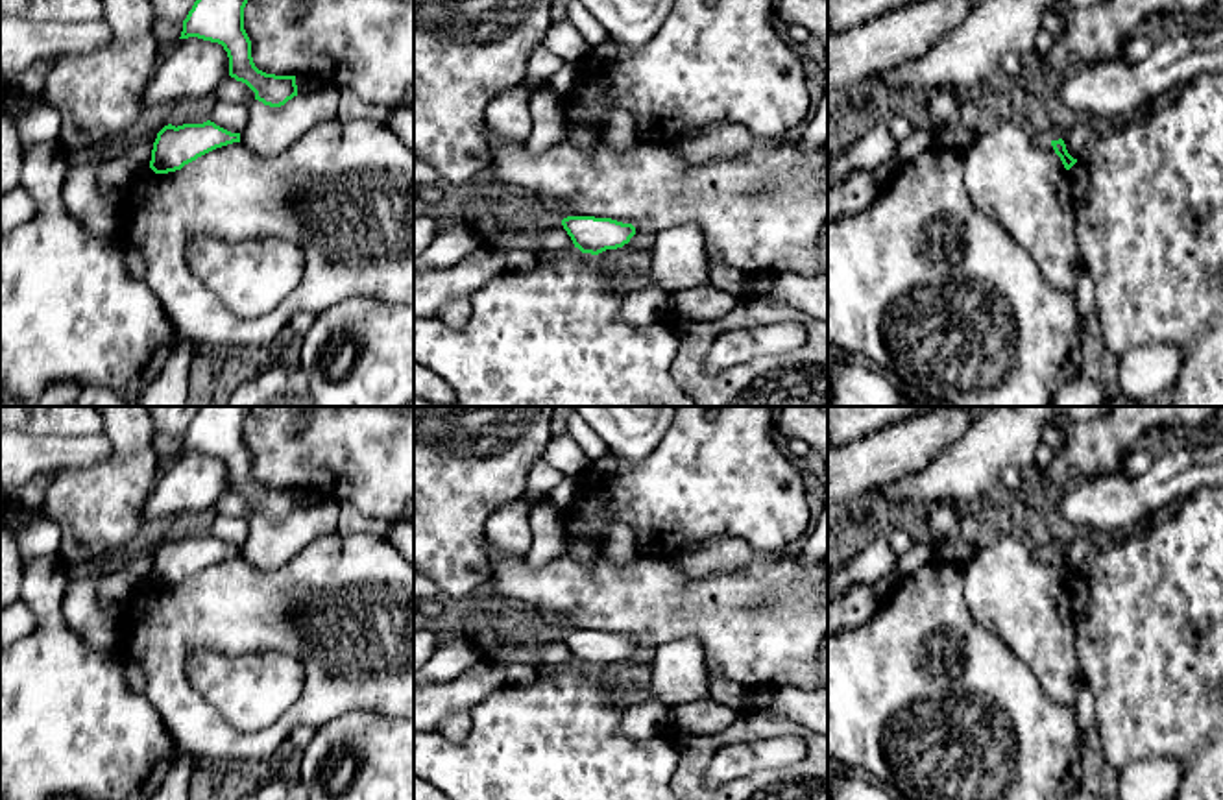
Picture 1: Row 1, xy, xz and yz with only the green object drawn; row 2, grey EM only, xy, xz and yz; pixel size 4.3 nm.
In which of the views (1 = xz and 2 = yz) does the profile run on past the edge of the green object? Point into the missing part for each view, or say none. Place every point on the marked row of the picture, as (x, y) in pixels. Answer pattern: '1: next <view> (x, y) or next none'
1: next none
2: next none

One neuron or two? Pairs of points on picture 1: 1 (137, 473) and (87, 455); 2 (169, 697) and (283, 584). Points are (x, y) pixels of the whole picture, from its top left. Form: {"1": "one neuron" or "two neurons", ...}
{"1": "two neurons", "2": "one neuron"}

